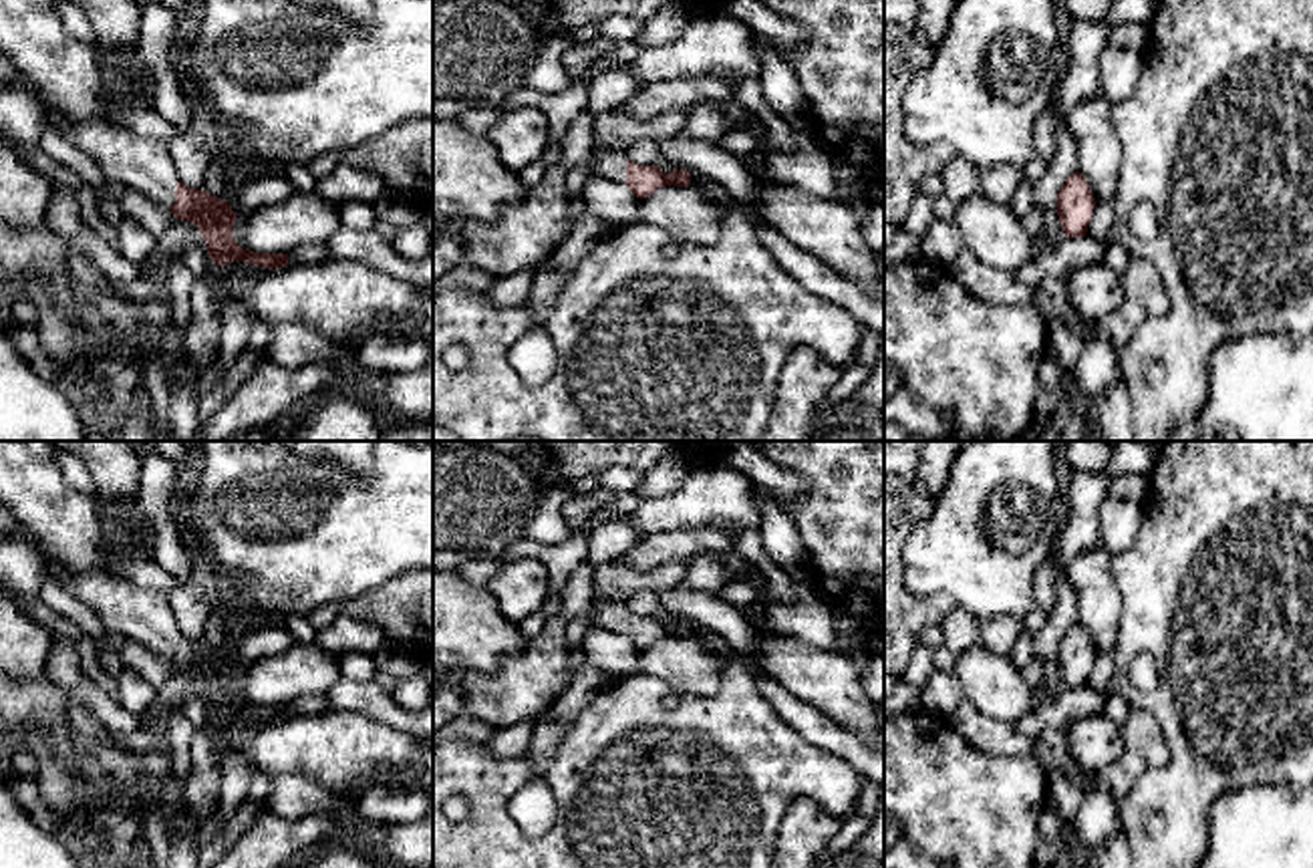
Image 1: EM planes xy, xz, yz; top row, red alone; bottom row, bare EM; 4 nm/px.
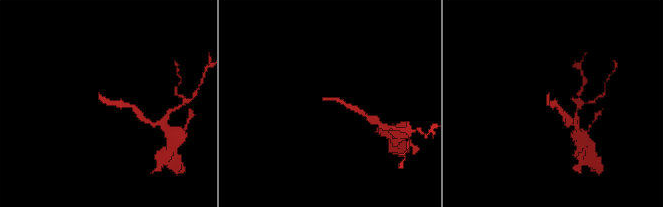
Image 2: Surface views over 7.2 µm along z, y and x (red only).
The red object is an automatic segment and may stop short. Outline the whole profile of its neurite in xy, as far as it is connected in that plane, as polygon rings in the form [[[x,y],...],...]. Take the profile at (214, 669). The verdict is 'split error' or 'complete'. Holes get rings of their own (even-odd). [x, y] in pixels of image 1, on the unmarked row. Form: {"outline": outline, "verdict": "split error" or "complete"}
{"outline": [[[68,568],[62,572],[62,586],[97,614],[109,634],[123,634],[169,659],[175,671],[193,673],[215,717],[232,713],[268,721],[288,717],[288,705],[260,705],[236,695],[238,665],[226,650],[183,634],[183,618],[173,612],[169,592],[143,588],[103,570]]], "verdict": "split error"}

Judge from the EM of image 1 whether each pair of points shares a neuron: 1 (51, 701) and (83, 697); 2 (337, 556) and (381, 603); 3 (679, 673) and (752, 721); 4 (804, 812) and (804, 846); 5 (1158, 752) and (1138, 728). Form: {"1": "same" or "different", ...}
{"1": "different", "2": "different", "3": "different", "4": "same", "5": "same"}

